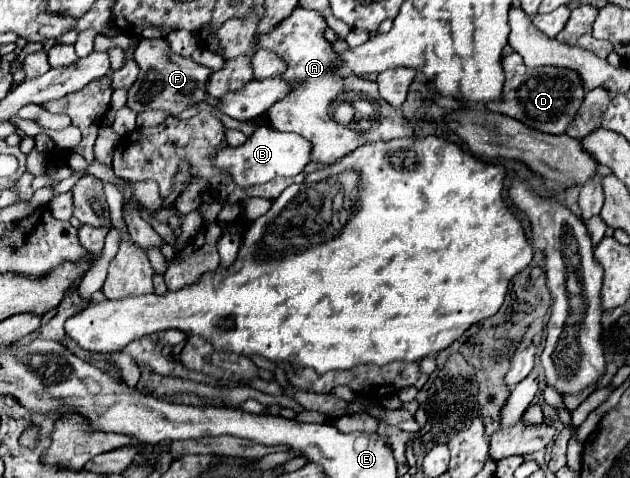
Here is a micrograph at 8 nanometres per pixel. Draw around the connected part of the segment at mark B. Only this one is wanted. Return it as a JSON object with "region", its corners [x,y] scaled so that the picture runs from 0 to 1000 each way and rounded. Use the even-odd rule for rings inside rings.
{"region":[[[416,262],[416,266],[406,266],[403,278],[384,303],[378,308],[359,303],[356,312],[343,316],[333,333],[343,354],[359,358],[378,391],[390,395],[390,391],[425,383],[444,366],[448,370],[473,366],[492,337],[492,299],[479,291],[476,282],[435,274],[425,262]]]}

